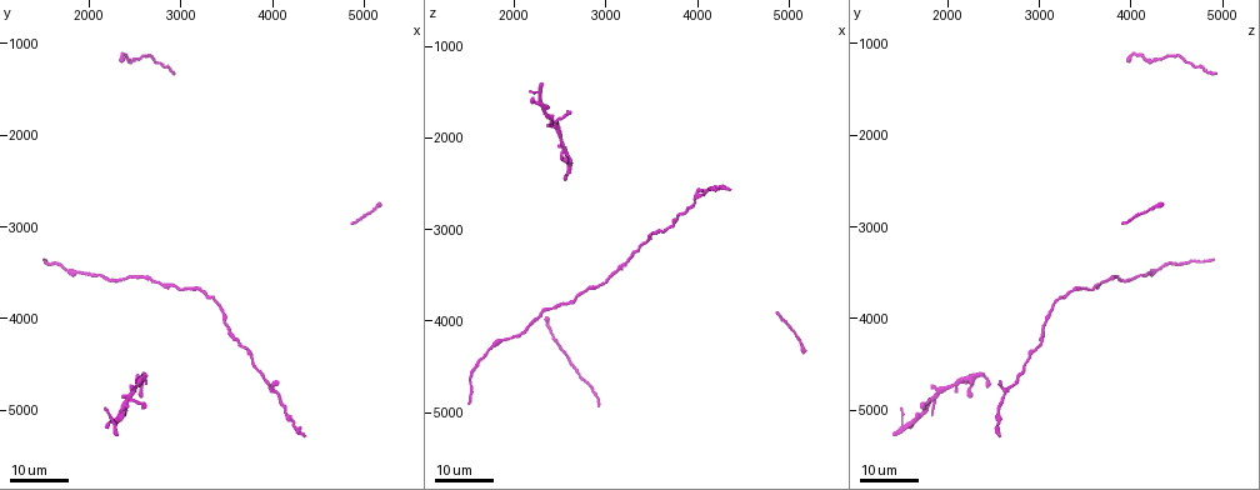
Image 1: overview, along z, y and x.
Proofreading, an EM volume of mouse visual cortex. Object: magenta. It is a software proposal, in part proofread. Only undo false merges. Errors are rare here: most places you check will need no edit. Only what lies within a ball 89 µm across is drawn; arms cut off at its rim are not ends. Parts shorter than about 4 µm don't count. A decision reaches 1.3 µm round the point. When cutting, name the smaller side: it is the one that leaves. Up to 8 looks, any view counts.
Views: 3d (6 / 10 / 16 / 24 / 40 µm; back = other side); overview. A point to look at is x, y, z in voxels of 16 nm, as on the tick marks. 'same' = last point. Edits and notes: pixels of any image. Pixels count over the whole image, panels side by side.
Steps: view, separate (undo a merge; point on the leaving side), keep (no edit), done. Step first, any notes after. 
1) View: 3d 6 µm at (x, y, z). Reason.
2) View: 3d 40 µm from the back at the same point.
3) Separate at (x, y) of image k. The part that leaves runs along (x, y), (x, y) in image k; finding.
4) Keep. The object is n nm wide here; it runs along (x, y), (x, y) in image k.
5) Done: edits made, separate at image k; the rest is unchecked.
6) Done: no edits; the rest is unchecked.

View: 3d 16 µm at (3550, 4150, 3050).

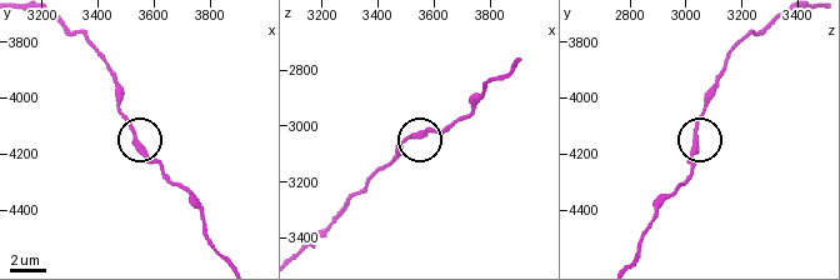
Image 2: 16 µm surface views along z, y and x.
View: 3d 6 µm at (3530, 4170, 3030). Closer look.

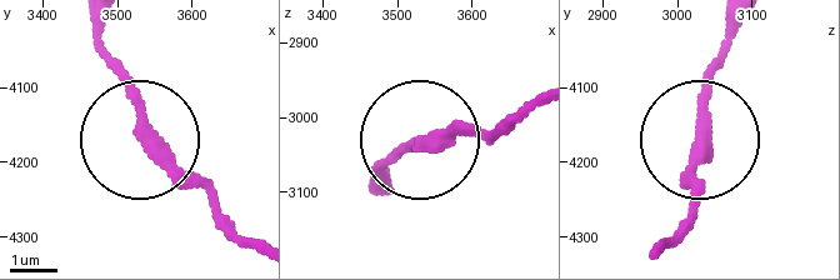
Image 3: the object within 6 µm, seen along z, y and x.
Keep. The object is 310 nm wide here; it runs along (99, 28), (139, 131), (226, 215) in image 3; one cell here.

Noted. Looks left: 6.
View: 3d 24 µm at (1650, 3450, 4350).

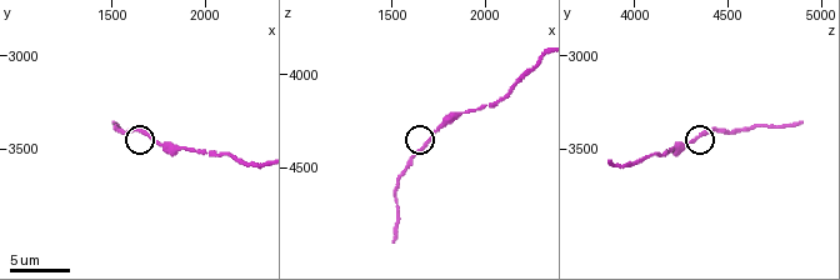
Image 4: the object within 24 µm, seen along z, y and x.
View: 3d 6 µm at (1680, 3400, 4380).

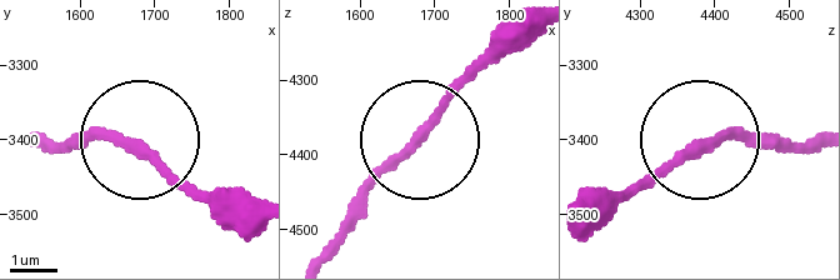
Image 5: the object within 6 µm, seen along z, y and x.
Keep. It runs along (583, 208), (619, 204), (706, 136), (794, 149) in image 5; continuous, no second cell.

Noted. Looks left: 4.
View: 3d 16 µm at (3100, 3650, 3450). Thick turns thin.

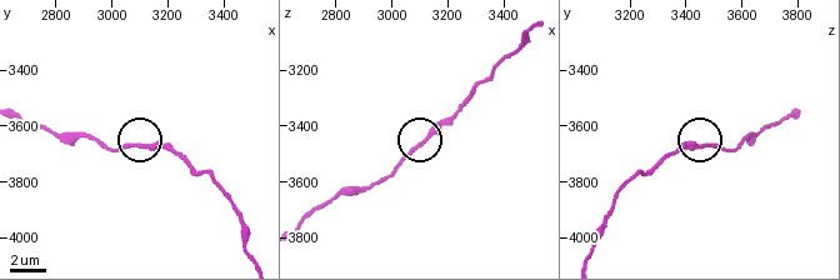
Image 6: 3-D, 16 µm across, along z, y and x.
View: 3d 10 µm at (3110, 3660, 3470).

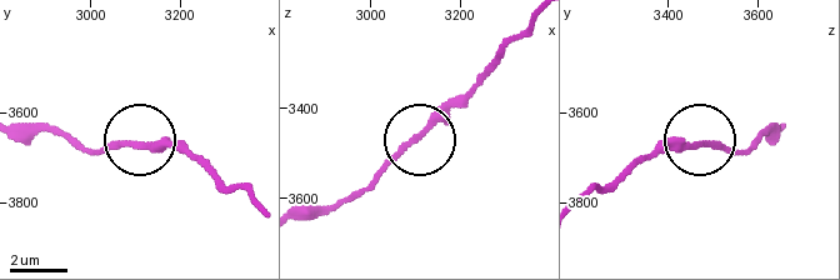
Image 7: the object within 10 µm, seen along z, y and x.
Keep. It runs along (24, 129), (53, 129), (95, 150), (131, 143), (186, 148) in image 7; one cell here.

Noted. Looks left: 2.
View: 3d 24 µm at (2450, 4850, 1850). Four-way junction.

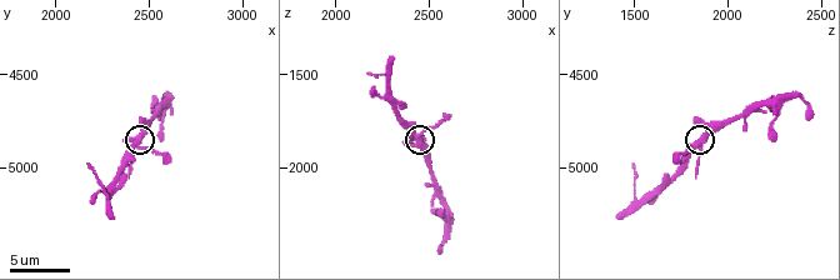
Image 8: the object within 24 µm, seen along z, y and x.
View: 3d 6 µm at (2440, 4900, 1820). Zoom in.

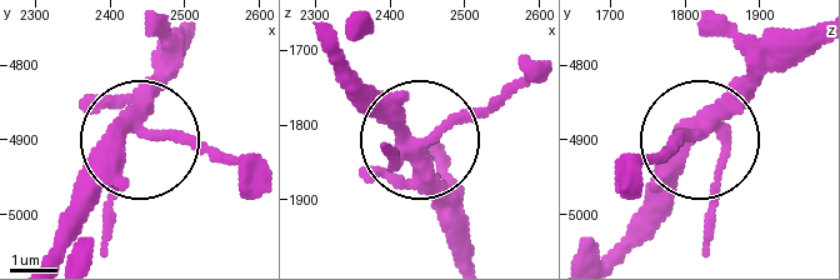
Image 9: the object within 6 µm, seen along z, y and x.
Keep. All the same cell.

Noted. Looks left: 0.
Done: no edits; the rest is unchecked.

